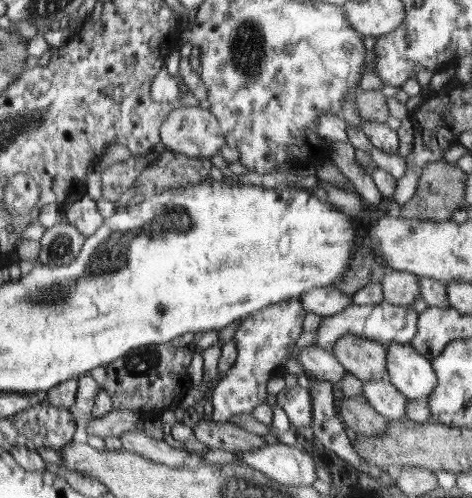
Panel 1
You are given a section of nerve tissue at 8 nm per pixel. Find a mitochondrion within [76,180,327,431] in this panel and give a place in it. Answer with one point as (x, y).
(144, 361)

